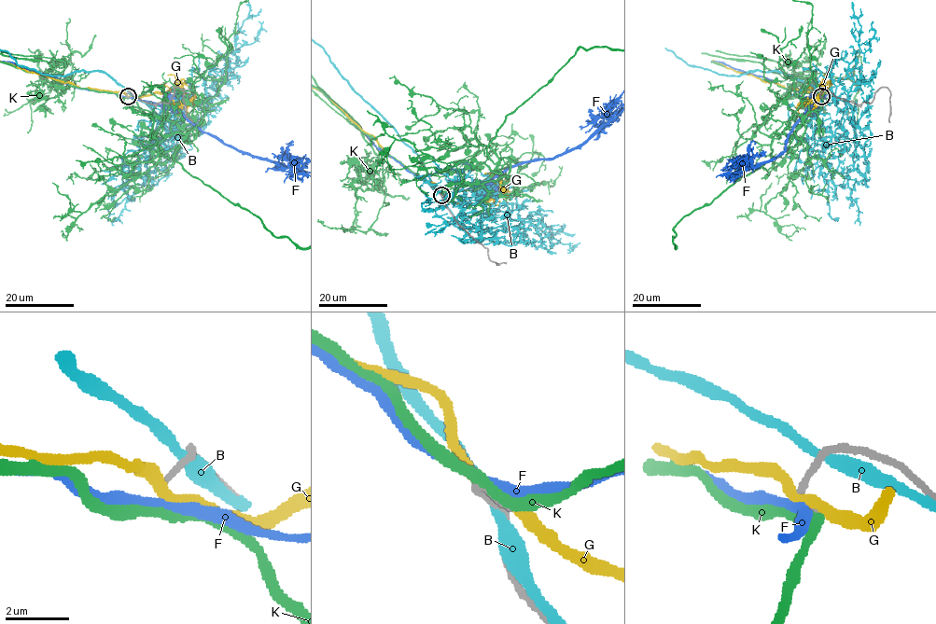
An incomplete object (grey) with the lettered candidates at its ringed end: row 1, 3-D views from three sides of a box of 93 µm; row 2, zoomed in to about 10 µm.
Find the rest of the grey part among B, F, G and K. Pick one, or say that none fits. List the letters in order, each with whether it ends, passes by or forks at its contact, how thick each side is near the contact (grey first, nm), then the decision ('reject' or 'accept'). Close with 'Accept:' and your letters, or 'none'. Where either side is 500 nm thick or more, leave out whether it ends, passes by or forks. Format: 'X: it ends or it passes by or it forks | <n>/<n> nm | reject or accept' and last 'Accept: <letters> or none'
B: it passes by | 240/360 nm | reject
F: it passes by | 300/320 nm | reject
G: it passes by | 280/320 nm | accept
K: it passes by | 260/320 nm | reject
Accept: G

